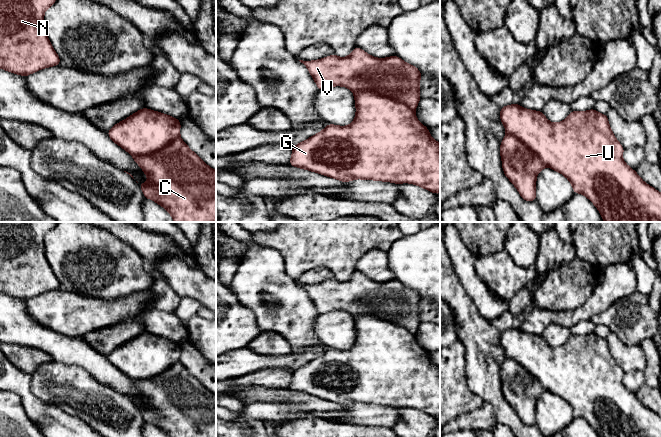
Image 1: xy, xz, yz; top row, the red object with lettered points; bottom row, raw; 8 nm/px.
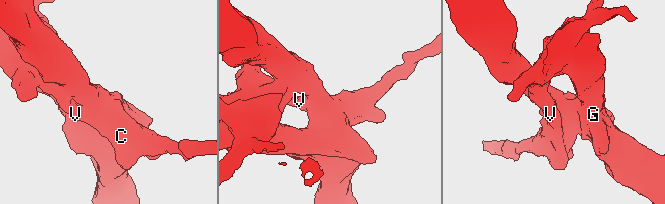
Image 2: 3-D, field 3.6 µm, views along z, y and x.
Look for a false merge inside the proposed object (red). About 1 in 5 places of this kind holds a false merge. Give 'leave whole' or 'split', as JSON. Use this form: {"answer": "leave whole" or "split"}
{"answer": "split"}

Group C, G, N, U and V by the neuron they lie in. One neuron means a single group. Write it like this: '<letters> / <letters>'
C N V / G U

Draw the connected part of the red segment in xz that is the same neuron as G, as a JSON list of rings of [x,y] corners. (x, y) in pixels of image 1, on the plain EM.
[[[354,314],[356,339],[348,350],[327,348],[319,357],[293,371],[289,389],[348,406],[355,403],[410,407],[435,418],[440,417],[440,367],[421,348],[415,334],[396,323],[373,314]]]

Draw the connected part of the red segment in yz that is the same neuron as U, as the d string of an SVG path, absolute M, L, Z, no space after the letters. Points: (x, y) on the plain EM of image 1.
M512 328L501 331L500 344L505 351L506 358L511 358L520 363L532 376L534 376L545 389L554 395L564 399L572 408L573 417L579 417L586 420L598 433L600 437L661 437L661 417L654 411L646 408L635 394L630 392L623 384L624 372L615 362L606 338L597 336L594 332L588 335L571 335L568 341L559 347L551 347L541 335L530 334L521 331L519 328Z

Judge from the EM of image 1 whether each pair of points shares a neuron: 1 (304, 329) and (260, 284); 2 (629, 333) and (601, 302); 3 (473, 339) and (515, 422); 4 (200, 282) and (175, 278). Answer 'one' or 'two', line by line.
1: one
2: two
3: one
4: one

